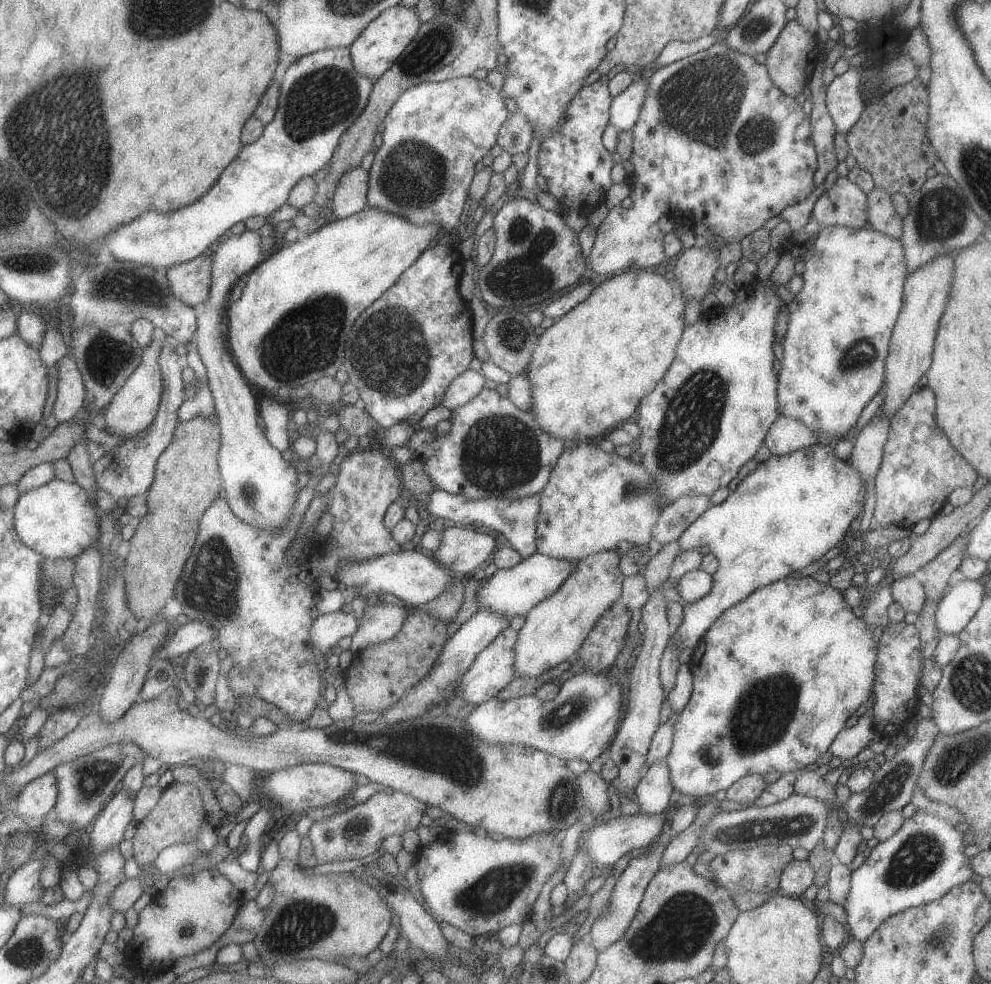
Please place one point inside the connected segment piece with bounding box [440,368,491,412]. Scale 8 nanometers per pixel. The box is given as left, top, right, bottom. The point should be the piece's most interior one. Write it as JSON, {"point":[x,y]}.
{"point":[462,389]}

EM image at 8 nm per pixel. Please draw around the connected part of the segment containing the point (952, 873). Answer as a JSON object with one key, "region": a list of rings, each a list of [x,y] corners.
{"region":[[[917,810],[912,817],[905,819],[900,830],[897,830],[888,840],[880,841],[863,864],[851,872],[851,889],[847,905],[844,907],[851,938],[862,941],[864,944],[880,923],[890,915],[907,908],[924,906],[948,894],[953,886],[960,886],[970,881],[974,869],[971,858],[965,853],[966,847],[964,834],[956,829],[955,824],[938,814]]]}

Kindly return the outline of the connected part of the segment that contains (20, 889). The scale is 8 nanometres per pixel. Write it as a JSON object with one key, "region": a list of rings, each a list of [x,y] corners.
{"region":[[[43,859],[28,861],[9,879],[5,889],[5,901],[17,907],[24,904],[43,902],[45,905],[56,905],[62,900],[59,890],[47,889],[42,884],[44,872]]]}

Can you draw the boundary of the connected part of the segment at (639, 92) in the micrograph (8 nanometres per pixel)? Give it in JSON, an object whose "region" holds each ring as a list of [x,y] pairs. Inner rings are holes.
{"region":[[[637,78],[624,92],[617,94],[610,105],[609,124],[613,124],[619,132],[632,129],[641,113],[648,89],[649,80]]]}

